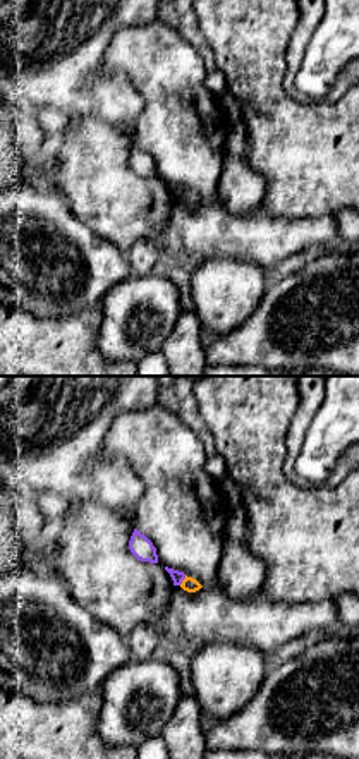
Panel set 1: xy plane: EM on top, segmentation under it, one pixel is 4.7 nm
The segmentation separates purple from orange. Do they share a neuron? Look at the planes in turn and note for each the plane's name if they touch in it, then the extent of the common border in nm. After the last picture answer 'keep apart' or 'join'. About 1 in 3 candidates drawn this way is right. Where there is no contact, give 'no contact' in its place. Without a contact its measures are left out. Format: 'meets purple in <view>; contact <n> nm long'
meets purple in xy; contact 60 nm long

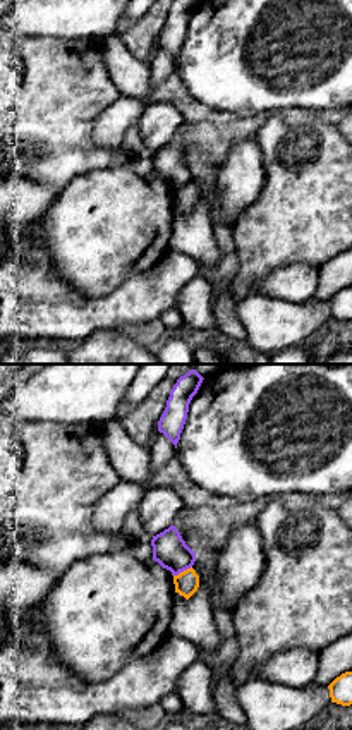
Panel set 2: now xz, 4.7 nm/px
meets purple in xz; contact 100 nm long

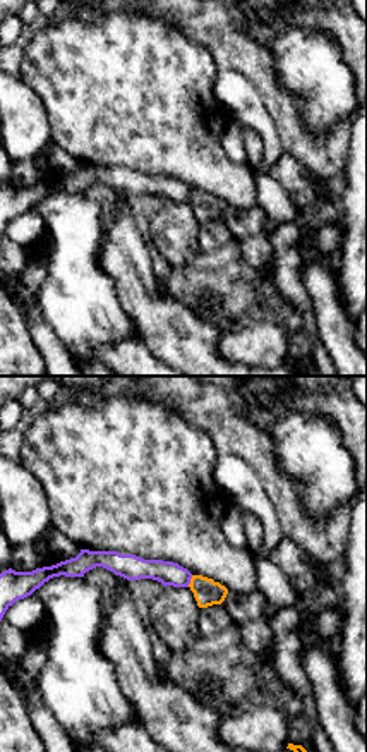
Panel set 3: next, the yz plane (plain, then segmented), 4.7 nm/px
meets purple in yz; contact 60 nm long

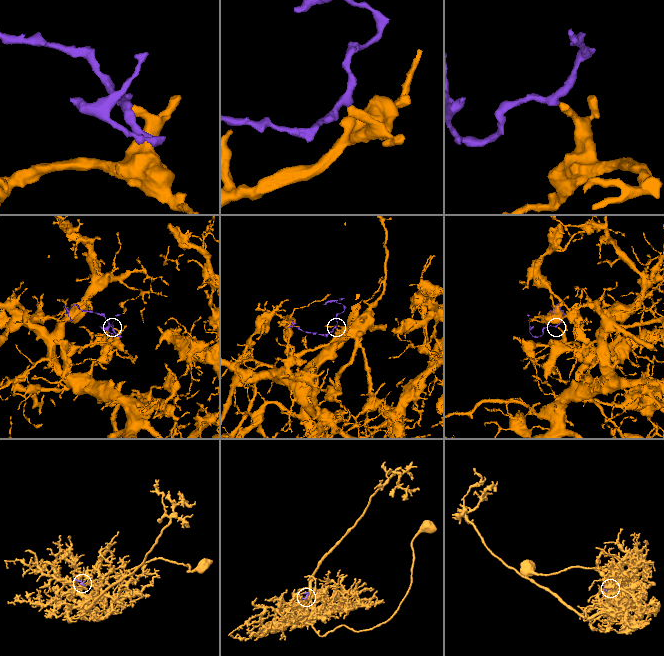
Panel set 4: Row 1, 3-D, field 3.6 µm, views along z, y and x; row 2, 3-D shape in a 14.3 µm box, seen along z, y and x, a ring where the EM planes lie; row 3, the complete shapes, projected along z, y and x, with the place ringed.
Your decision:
keep apart

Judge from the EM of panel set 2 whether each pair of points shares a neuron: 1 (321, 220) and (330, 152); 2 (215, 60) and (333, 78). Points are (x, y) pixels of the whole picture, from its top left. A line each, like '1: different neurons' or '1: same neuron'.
1: same neuron
2: same neuron

